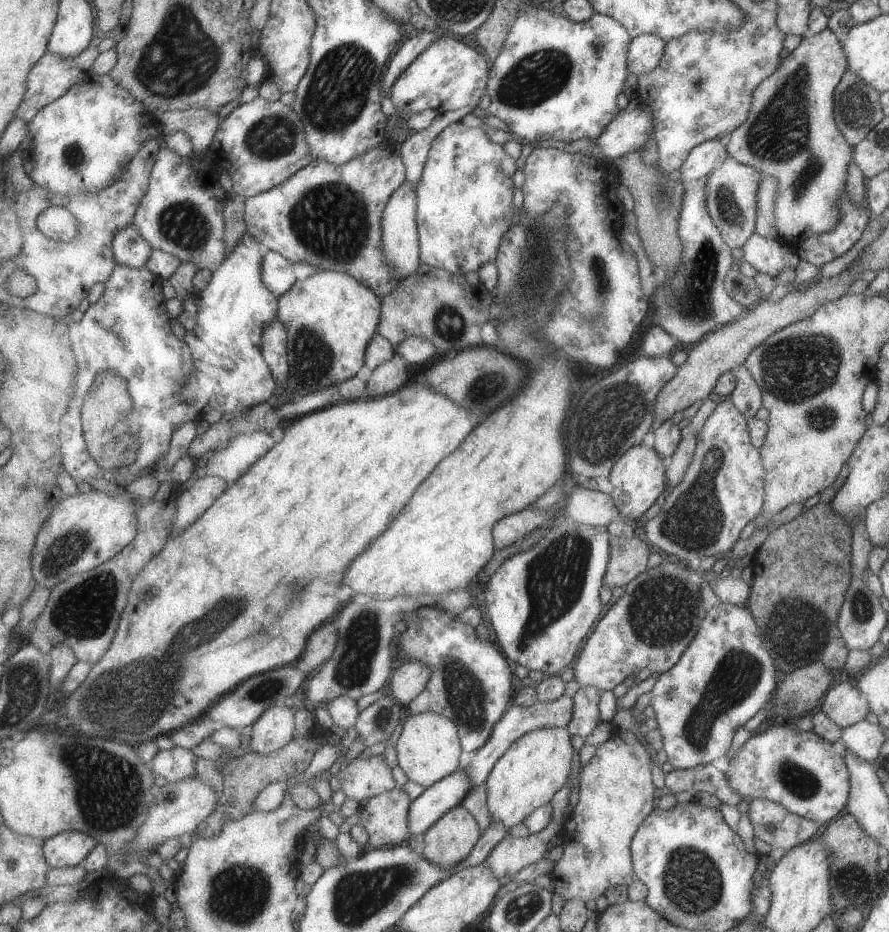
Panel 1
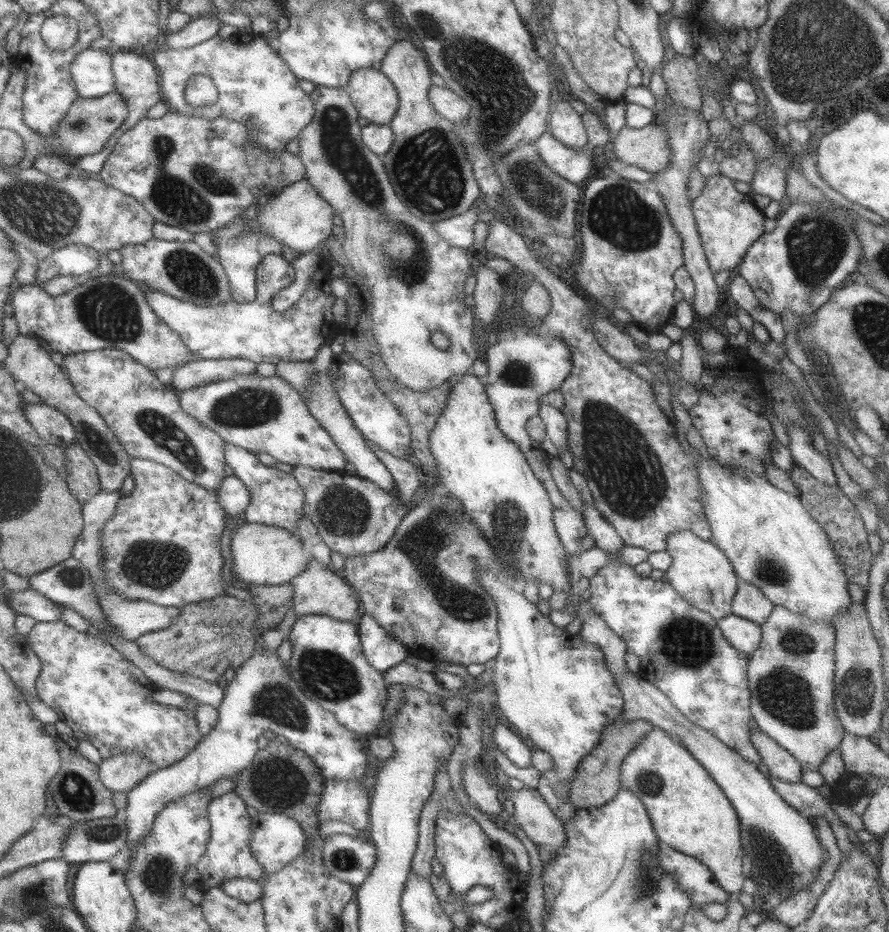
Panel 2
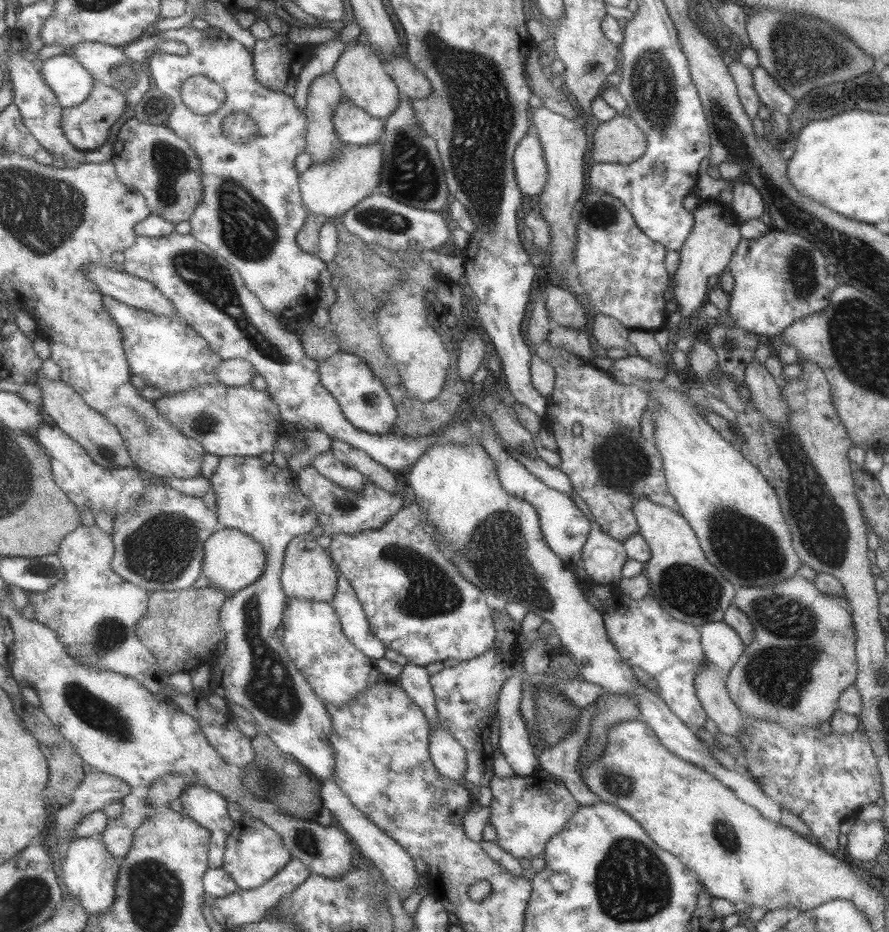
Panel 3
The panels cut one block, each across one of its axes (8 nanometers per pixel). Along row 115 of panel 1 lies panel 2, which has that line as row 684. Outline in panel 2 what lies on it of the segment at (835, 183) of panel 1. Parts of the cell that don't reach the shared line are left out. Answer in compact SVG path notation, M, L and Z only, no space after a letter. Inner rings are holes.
M775 605L759 627L759 646L749 654L746 670L747 687L750 691L749 711L759 732L775 740L800 766L815 772L829 752L839 747L845 734L834 712L834 628L827 626L825 622L809 620L803 614Z

